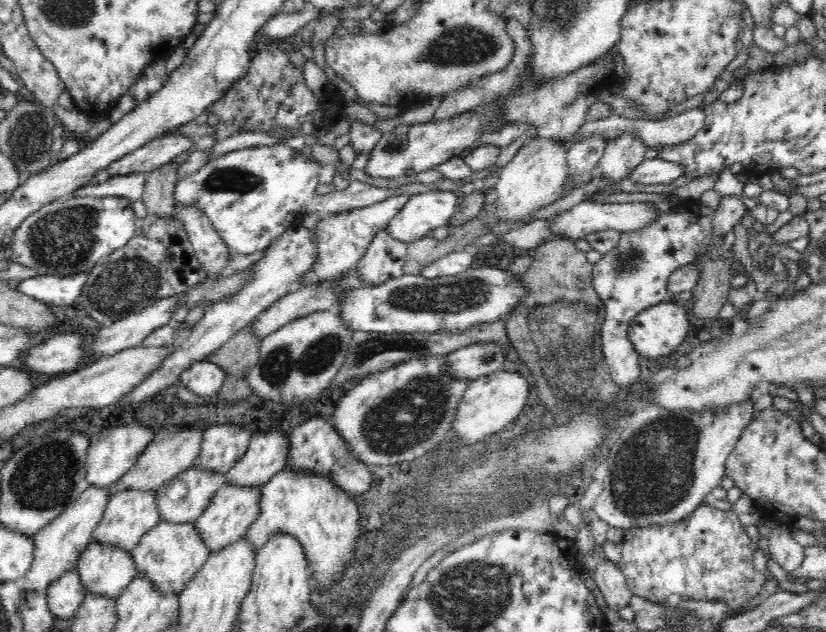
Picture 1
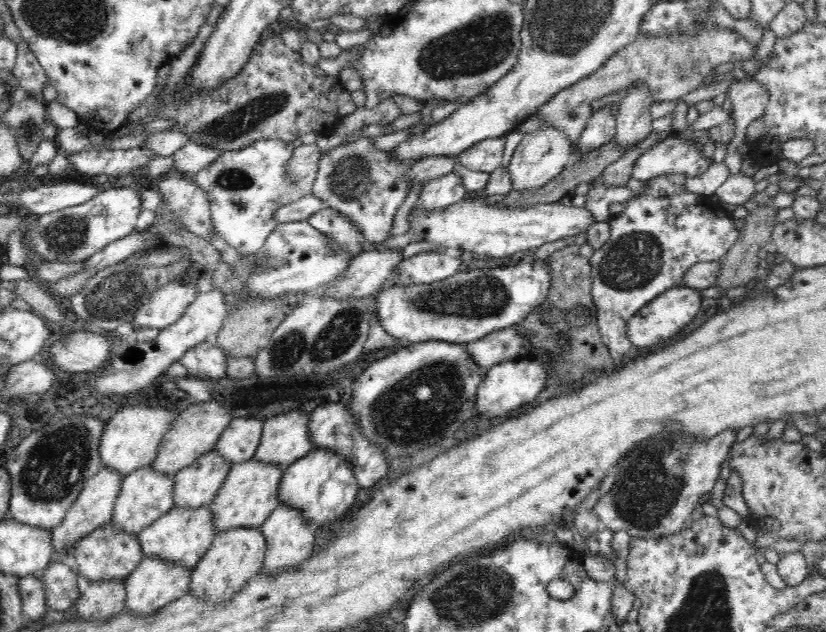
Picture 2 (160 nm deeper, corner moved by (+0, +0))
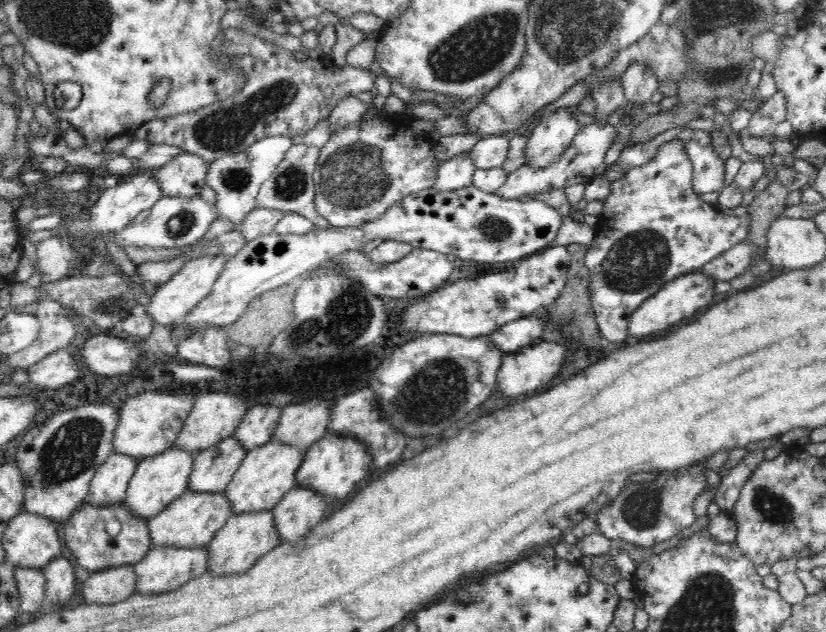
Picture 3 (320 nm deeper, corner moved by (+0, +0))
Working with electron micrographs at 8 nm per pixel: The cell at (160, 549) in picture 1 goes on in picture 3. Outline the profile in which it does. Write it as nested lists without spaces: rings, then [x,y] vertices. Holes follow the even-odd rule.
[[[188,489],[173,500],[162,512],[146,520],[148,536],[154,545],[176,545],[176,547],[206,547],[212,537],[232,516],[232,505],[224,491],[196,492]]]

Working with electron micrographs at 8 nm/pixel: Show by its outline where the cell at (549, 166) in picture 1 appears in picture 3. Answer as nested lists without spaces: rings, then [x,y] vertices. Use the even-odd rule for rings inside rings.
[[[558,108],[542,117],[526,142],[527,164],[545,167],[558,162],[562,152],[571,146],[576,133],[581,130],[577,117],[570,108]]]

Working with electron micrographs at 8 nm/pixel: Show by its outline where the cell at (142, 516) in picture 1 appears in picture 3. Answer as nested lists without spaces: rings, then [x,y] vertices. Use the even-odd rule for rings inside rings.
[[[172,446],[160,454],[139,461],[124,498],[128,509],[144,520],[151,519],[162,512],[173,500],[188,490],[188,480],[194,468],[194,458],[196,458],[194,453]]]

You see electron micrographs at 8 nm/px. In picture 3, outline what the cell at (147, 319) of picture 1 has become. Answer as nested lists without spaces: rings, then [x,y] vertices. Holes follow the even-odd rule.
[[[215,254],[201,256],[185,262],[182,268],[169,281],[152,288],[150,293],[151,301],[147,308],[148,316],[154,322],[158,322],[158,324],[162,324],[168,329],[180,322],[184,322],[184,318],[192,312],[196,304],[206,298],[206,295],[212,290],[214,282],[218,280],[218,276],[224,270],[228,259],[227,256],[222,254]]]

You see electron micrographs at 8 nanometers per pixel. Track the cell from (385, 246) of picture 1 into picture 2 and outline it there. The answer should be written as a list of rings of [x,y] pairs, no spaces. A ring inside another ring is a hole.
[[[360,137],[351,144],[343,143],[328,152],[322,153],[320,166],[313,184],[313,195],[320,200],[326,202],[327,206],[341,212],[348,217],[365,236],[366,242],[379,244],[378,249],[386,248],[381,242],[392,237],[394,216],[398,212],[398,208],[402,206],[402,202],[406,200],[408,192],[410,192],[410,181],[406,181],[404,176],[410,170],[409,164],[399,164],[393,156],[393,151],[382,152],[378,150],[370,137]]]

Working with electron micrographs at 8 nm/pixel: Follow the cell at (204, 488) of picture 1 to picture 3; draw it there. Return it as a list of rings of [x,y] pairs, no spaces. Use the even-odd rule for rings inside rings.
[[[236,435],[227,436],[200,451],[194,458],[188,489],[196,492],[224,491],[246,455],[246,449]]]

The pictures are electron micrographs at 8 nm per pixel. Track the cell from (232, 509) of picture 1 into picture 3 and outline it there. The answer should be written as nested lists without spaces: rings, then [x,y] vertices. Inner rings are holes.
[[[270,439],[270,442],[249,450],[224,490],[228,503],[232,505],[232,514],[273,510],[295,487],[296,472],[304,460],[305,452],[306,450],[288,445],[278,439]]]

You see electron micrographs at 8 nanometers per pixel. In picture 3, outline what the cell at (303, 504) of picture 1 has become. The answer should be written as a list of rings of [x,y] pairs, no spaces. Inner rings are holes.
[[[327,431],[327,433],[306,450],[304,460],[296,472],[296,485],[308,487],[326,500],[342,500],[346,498],[360,480],[364,480],[370,472],[372,457],[368,451],[368,445],[352,437],[338,435]]]

